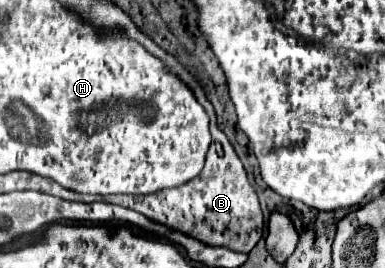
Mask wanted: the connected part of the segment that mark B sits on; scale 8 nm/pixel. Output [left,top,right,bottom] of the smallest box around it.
[105,152,263,252]

